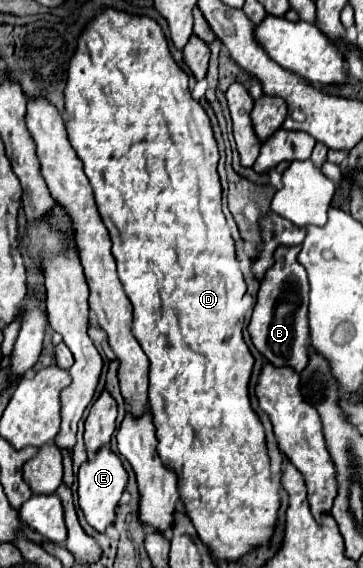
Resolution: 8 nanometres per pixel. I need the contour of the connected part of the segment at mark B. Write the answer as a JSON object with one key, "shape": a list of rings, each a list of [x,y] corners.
{"shape":[[[280,246],[274,254],[276,262],[266,272],[260,284],[258,300],[248,324],[248,332],[256,350],[272,366],[288,366],[298,374],[308,364],[308,328],[306,328],[306,304],[308,304],[308,276],[304,266],[298,262],[300,246],[284,248]]]}

